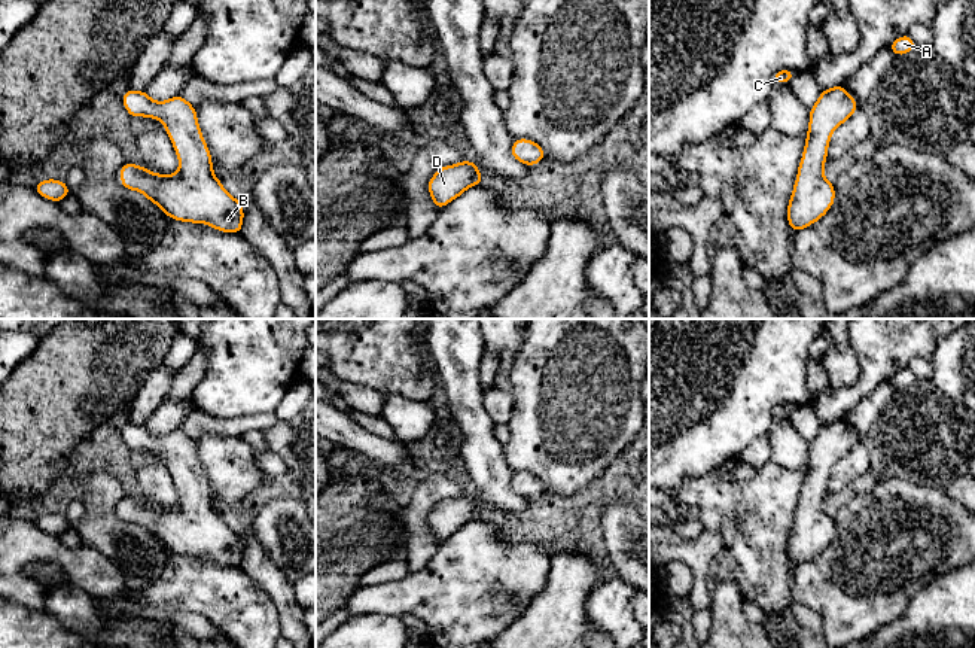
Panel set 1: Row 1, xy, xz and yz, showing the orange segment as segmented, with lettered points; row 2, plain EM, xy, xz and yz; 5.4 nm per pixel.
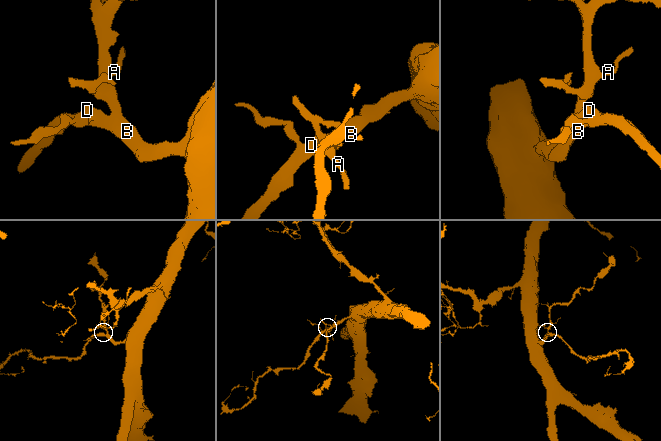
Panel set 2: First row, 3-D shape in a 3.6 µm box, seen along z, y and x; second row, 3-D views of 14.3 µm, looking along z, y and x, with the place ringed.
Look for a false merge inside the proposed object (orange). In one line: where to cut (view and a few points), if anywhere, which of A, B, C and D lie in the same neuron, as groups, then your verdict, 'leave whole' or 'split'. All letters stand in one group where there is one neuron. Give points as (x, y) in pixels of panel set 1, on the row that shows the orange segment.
no cut; A B C D; leave whole

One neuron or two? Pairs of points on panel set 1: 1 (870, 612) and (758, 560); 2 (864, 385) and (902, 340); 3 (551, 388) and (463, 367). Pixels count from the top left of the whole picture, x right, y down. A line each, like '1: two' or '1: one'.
1: two
2: one
3: two

